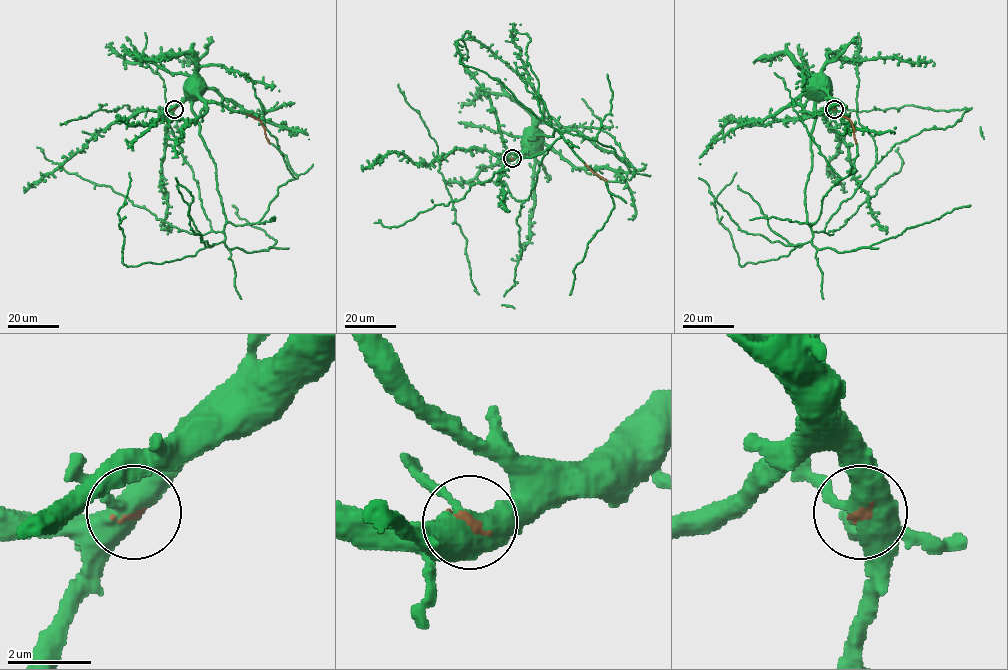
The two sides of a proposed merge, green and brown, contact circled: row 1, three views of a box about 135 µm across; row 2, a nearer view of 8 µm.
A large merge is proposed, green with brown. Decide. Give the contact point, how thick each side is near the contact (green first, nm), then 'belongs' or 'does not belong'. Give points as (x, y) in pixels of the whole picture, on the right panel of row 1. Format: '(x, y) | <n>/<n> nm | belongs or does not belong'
(834, 109) | 480/120 nm | belongs

